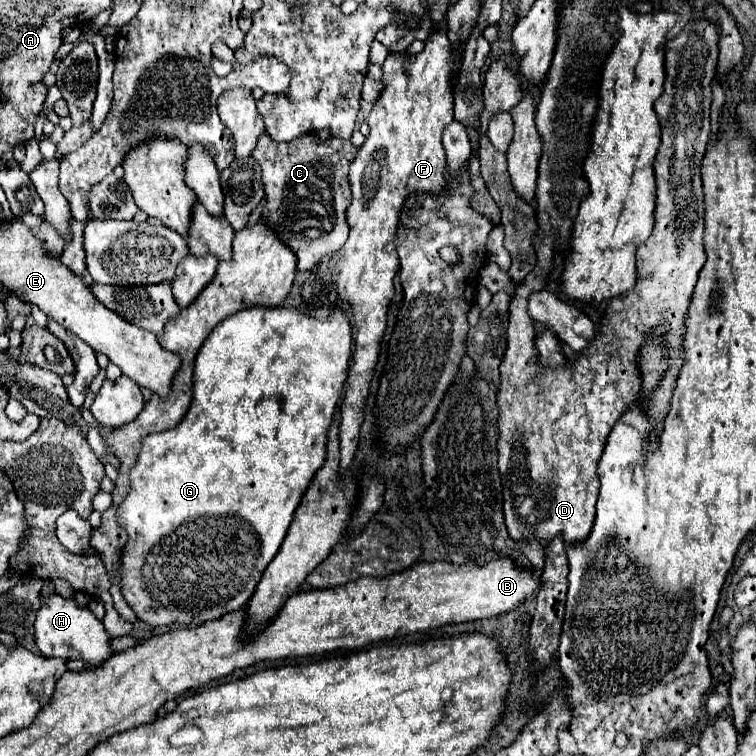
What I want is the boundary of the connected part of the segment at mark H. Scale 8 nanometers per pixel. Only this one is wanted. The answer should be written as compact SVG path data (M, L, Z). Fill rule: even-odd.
M51 593L45 597L39 595L41 607L35 619L35 643L45 657L61 657L61 659L83 659L99 667L105 659L109 659L115 651L111 649L111 637L105 631L103 623L87 609L81 607L73 597L65 599L59 593Z

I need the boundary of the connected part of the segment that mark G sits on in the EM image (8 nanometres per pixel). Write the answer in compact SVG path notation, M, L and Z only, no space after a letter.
M249 307L227 317L221 325L217 325L195 359L195 375L193 375L193 401L181 423L165 433L147 435L141 441L141 451L137 455L135 467L131 469L131 491L125 501L117 509L117 523L127 531L127 543L123 547L123 581L121 593L127 605L135 611L137 619L151 627L159 625L187 625L197 627L207 621L221 619L231 611L239 611L245 607L253 589L257 587L265 567L277 555L287 529L291 525L293 513L299 507L299 501L309 487L317 469L325 463L327 457L327 431L333 421L335 407L343 395L343 385L347 381L349 361L351 361L351 325L341 309L335 309L335 315L319 321L315 317L303 315L299 309L285 307Z

